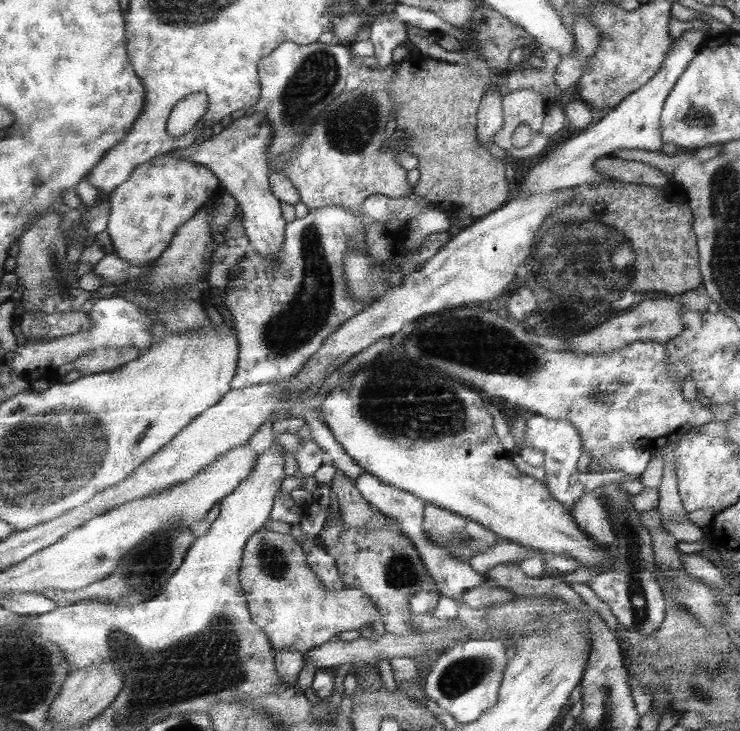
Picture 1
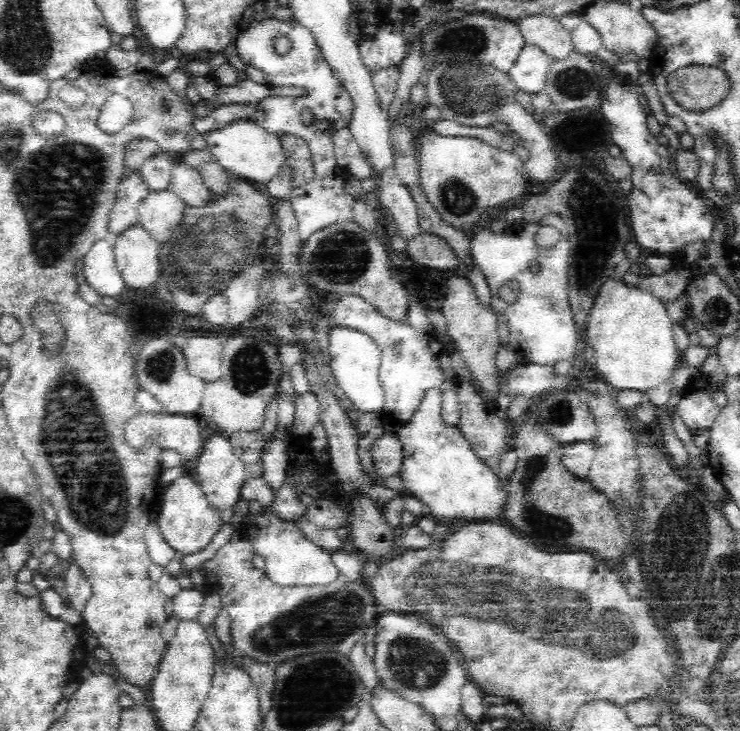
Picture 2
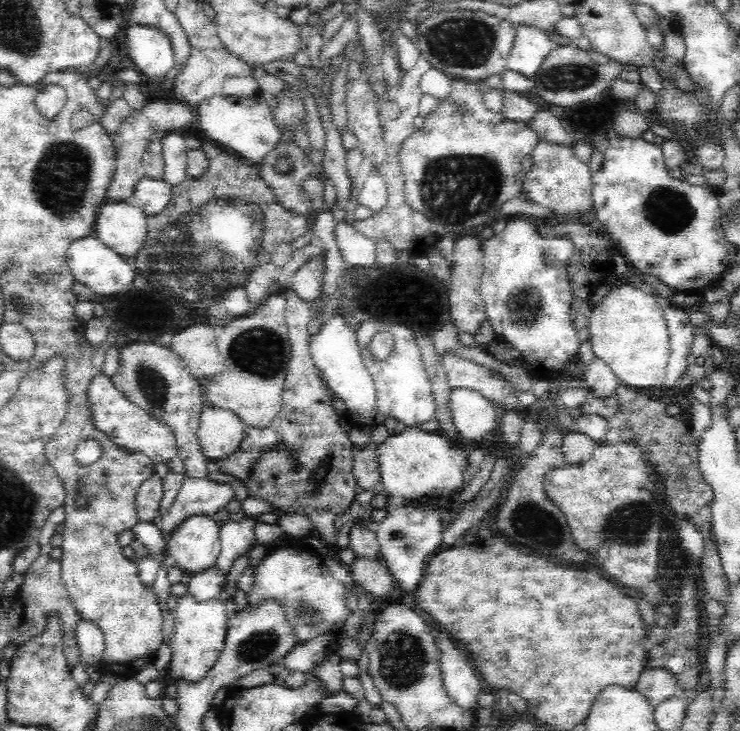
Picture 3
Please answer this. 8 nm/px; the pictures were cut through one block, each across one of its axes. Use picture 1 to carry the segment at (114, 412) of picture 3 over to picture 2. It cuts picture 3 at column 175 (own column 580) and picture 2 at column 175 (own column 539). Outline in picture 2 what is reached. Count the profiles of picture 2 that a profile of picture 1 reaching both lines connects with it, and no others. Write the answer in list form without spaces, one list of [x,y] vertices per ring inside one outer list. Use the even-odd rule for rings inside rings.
[[[146,412],[134,420],[130,420],[130,424],[126,424],[126,442],[130,442],[130,446],[148,446],[150,442],[158,442],[158,446],[162,446],[162,450],[176,450],[182,456],[182,468],[188,474],[188,464],[194,460],[200,460],[202,452],[206,450],[206,436],[204,430],[198,422],[198,416],[170,416],[170,414],[154,414],[154,412]]]

